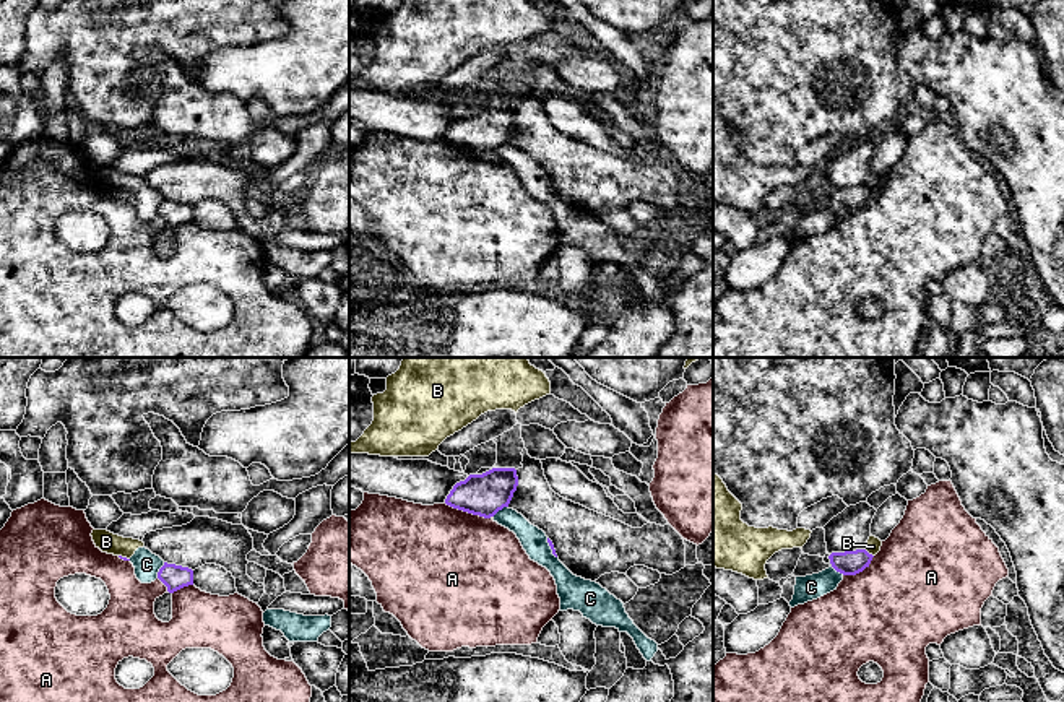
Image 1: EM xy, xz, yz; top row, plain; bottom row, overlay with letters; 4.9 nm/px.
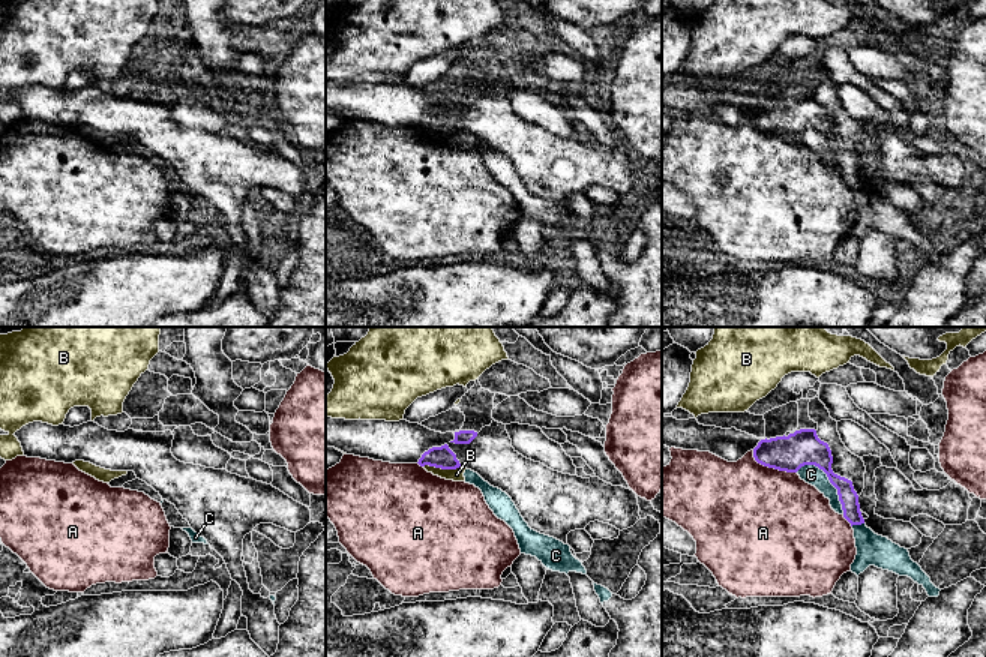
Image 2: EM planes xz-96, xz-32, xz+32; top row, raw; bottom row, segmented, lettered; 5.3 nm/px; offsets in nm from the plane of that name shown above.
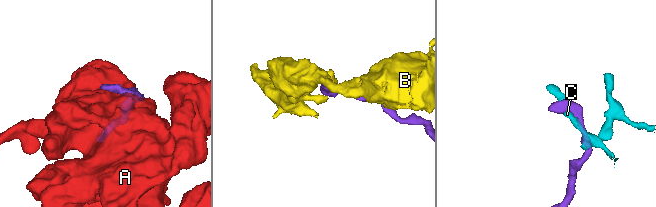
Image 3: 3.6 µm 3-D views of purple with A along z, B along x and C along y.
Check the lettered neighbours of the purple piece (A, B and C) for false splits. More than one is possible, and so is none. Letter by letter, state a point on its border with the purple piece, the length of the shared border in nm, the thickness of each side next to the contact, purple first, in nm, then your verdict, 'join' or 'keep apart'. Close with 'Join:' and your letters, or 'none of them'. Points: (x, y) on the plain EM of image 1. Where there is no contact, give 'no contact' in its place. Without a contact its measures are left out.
A: xz (467, 147) | 240 nm | 220/480 nm | keep apart
B: yz (868, 189) | 60 nm | 130/80 nm | keep apart
C: xy (160, 207) | 90 nm | 120/130 nm | keep apart
Join: none of them

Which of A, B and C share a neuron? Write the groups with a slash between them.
A / B / C

